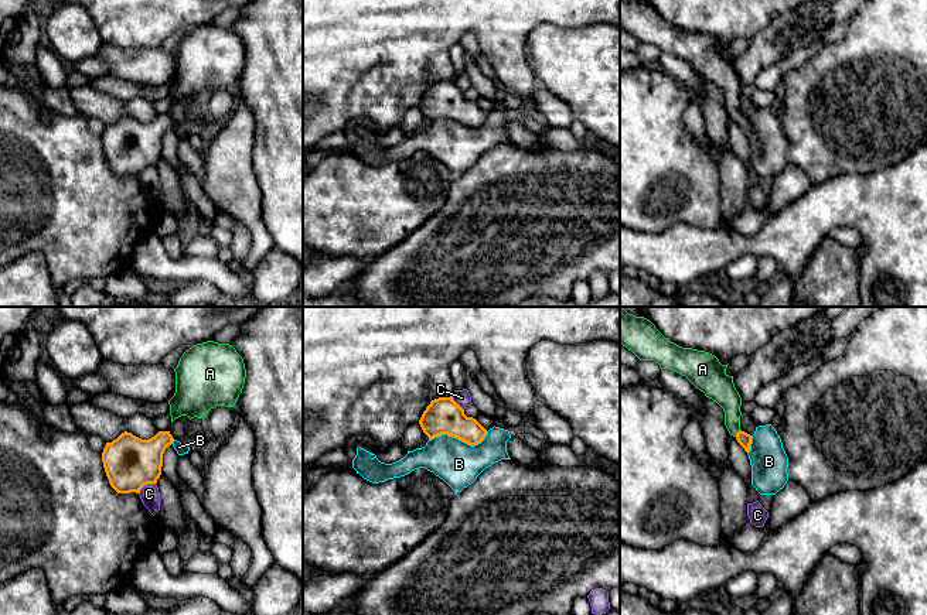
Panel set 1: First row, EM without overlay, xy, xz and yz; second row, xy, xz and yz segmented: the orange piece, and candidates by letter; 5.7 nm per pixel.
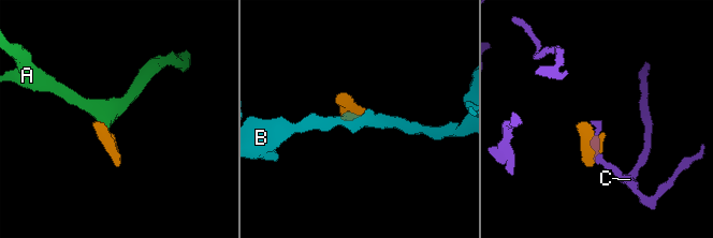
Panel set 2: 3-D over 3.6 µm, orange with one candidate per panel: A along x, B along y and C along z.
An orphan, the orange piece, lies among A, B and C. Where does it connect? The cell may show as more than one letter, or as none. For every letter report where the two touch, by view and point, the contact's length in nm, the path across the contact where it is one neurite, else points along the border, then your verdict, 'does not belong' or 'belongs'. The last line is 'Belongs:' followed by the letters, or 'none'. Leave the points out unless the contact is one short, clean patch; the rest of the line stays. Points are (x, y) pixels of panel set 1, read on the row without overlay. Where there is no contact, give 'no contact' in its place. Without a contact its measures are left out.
A: yz (738, 116) | 50 nm | across yz (743, 122), (738, 116), (723, 75) | belongs
B: xz (459, 122) | 340 nm | along xz (487, 115), (474, 127), (446, 118), (429, 123) | does not belong
C: xy (146, 167) | 120 nm | does not belong
Belongs: A

